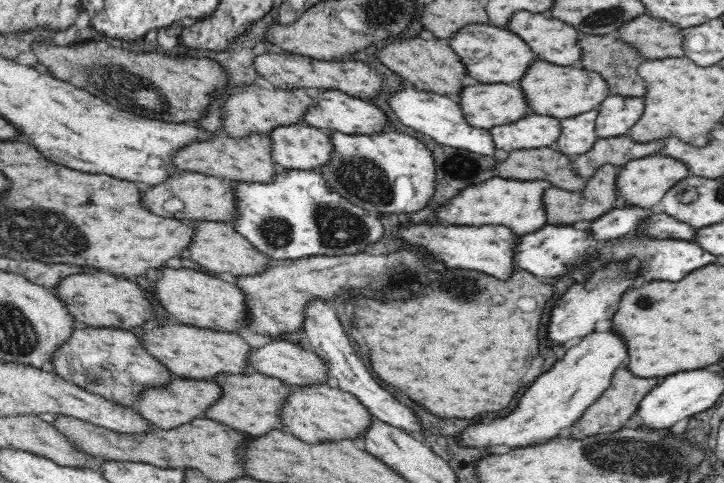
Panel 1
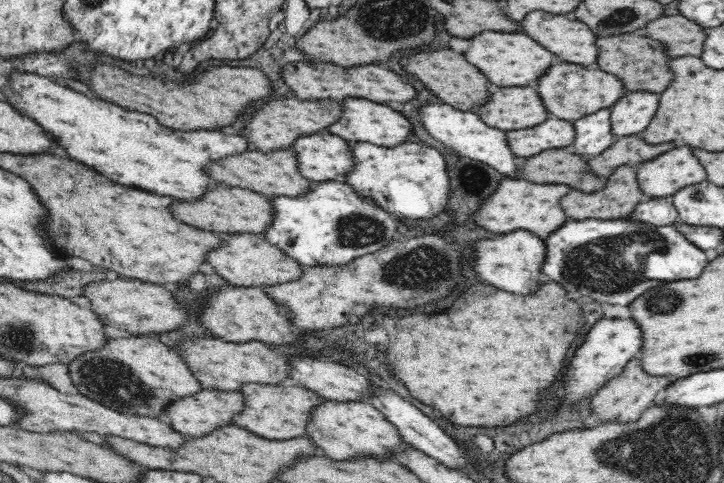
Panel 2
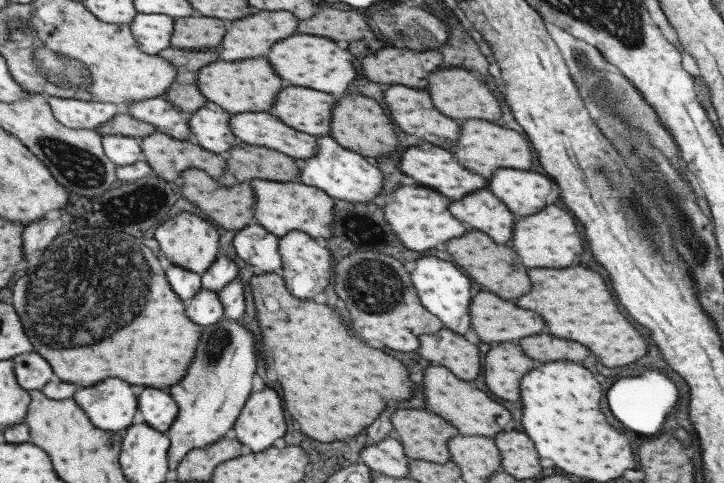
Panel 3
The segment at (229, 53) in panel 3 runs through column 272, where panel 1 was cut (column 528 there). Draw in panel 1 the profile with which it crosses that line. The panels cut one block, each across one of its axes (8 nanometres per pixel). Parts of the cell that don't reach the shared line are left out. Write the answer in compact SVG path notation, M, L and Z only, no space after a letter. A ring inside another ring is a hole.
M516 12L508 28L530 44L532 52L552 64L568 66L578 62L582 56L582 48L578 46L578 30L562 20L532 12Z

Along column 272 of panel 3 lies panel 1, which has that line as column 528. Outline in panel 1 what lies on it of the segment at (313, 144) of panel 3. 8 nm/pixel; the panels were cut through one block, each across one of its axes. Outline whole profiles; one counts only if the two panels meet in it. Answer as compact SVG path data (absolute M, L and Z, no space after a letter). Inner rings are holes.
M536 113L512 124L489 129L498 149L506 152L550 147L561 135L561 119Z

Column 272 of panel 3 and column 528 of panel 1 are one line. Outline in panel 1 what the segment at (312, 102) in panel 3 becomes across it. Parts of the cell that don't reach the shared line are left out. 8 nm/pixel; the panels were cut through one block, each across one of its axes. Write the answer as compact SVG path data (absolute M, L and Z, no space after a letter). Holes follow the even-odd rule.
M478 84L464 88L458 103L468 124L491 129L532 115L533 109L526 100L524 92L516 86Z

